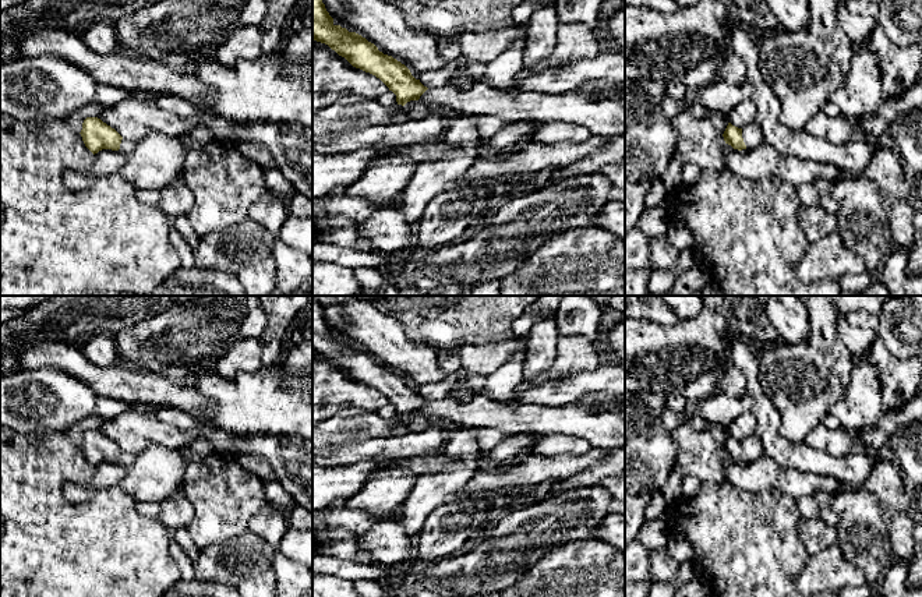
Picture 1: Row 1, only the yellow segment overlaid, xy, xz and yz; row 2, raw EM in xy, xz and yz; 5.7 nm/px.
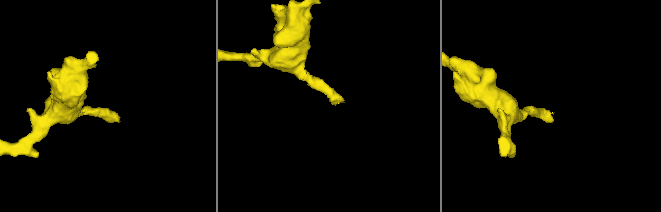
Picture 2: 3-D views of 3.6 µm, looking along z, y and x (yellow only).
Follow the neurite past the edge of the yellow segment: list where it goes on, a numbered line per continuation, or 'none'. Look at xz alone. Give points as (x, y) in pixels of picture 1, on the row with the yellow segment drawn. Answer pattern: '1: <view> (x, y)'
1: xz (416, 109)

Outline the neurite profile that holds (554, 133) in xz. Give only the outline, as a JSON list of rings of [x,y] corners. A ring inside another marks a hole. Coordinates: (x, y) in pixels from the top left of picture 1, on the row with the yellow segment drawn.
[[[551,121],[536,127],[533,142],[541,145],[583,144],[591,137],[591,131],[577,123]]]

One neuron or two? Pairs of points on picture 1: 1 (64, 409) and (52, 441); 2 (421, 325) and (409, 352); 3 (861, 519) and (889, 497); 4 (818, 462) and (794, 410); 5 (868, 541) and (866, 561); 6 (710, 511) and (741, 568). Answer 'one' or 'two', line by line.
1: two
2: two
3: two
4: two
5: one
6: one

